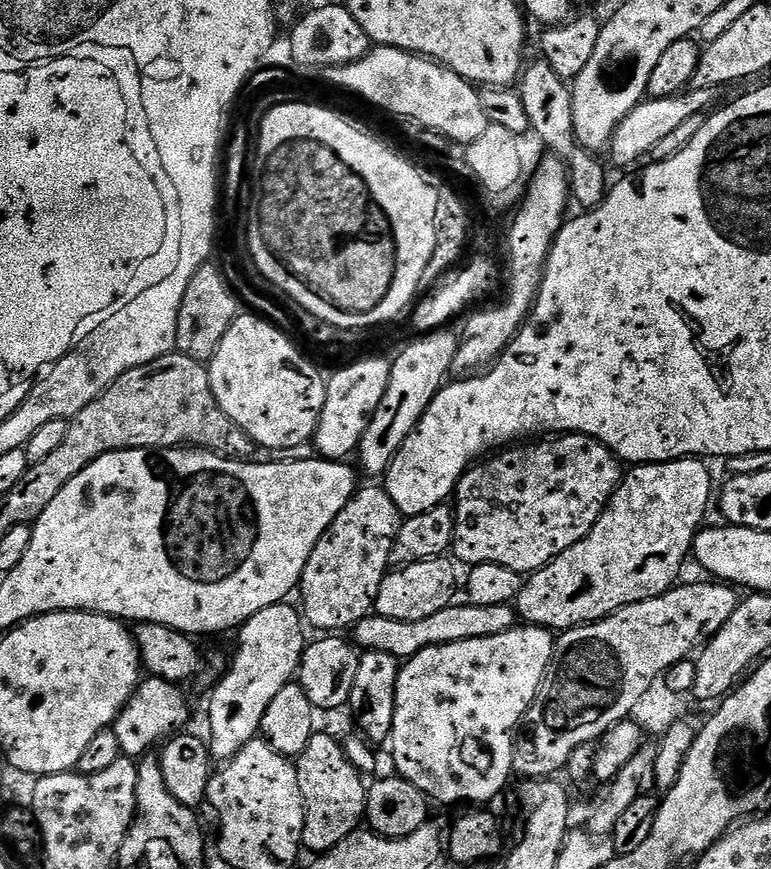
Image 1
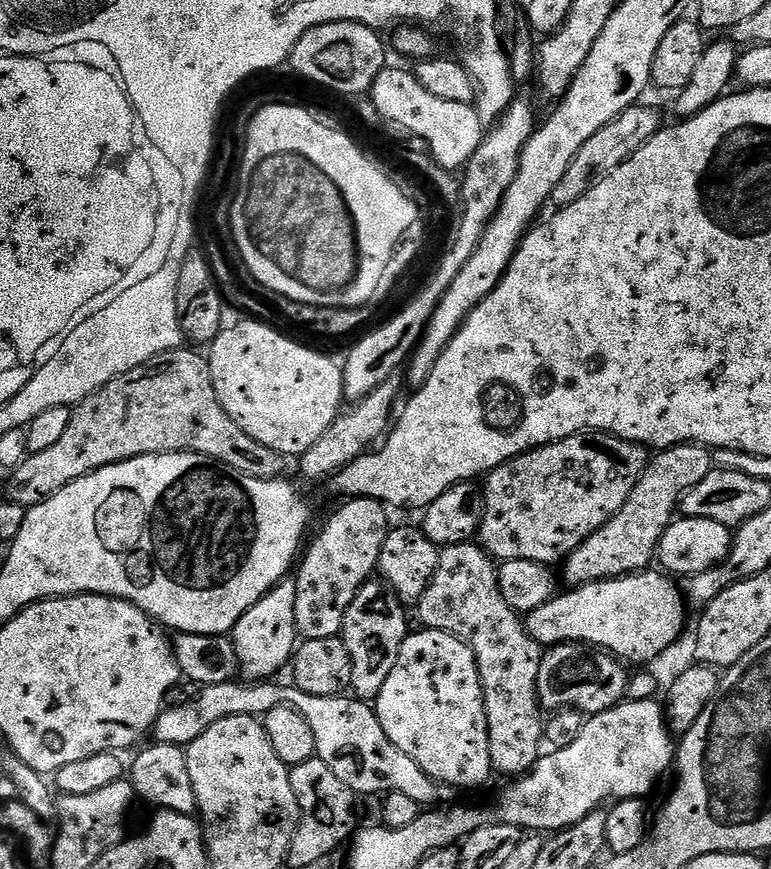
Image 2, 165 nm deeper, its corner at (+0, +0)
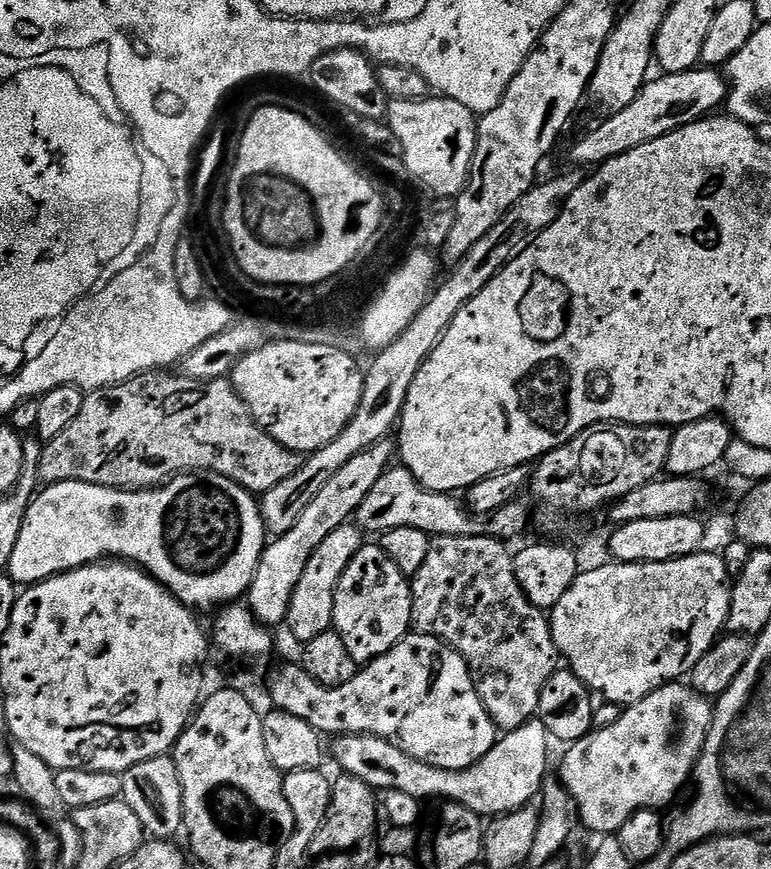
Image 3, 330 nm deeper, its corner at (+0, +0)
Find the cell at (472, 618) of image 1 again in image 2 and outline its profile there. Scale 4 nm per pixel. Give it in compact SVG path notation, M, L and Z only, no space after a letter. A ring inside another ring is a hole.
M663 571L643 572L629 574L623 578L593 582L579 590L568 590L572 592L566 593L565 596L563 594L553 596L550 602L538 606L538 610L527 613L526 623L529 634L541 646L569 642L595 642L625 661L633 660L634 663L640 664L636 666L650 665L648 663L651 660L658 659L683 634L684 619L687 618L688 612L684 609L686 597L678 584L676 588L675 579L669 578Z

